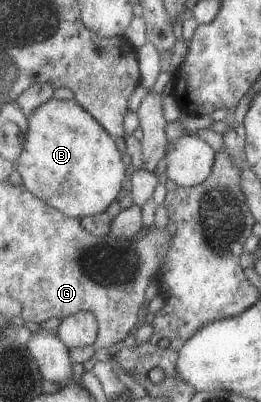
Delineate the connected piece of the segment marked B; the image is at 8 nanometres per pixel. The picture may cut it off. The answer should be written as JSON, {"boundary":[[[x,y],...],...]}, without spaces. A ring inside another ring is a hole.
{"boundary":[[[74,98],[71,100],[49,100],[45,105],[39,106],[31,116],[28,116],[29,120],[29,133],[27,136],[27,142],[25,148],[23,148],[23,154],[19,158],[19,164],[17,165],[17,171],[20,174],[23,185],[29,188],[30,192],[41,198],[46,204],[63,212],[66,216],[71,216],[71,218],[87,218],[87,216],[96,216],[97,214],[105,213],[105,210],[113,204],[113,202],[118,202],[125,192],[125,187],[127,187],[126,181],[130,178],[132,173],[130,168],[125,168],[123,164],[122,155],[119,154],[119,144],[115,142],[115,138],[111,136],[110,132],[102,126],[87,110],[85,110]]]}

